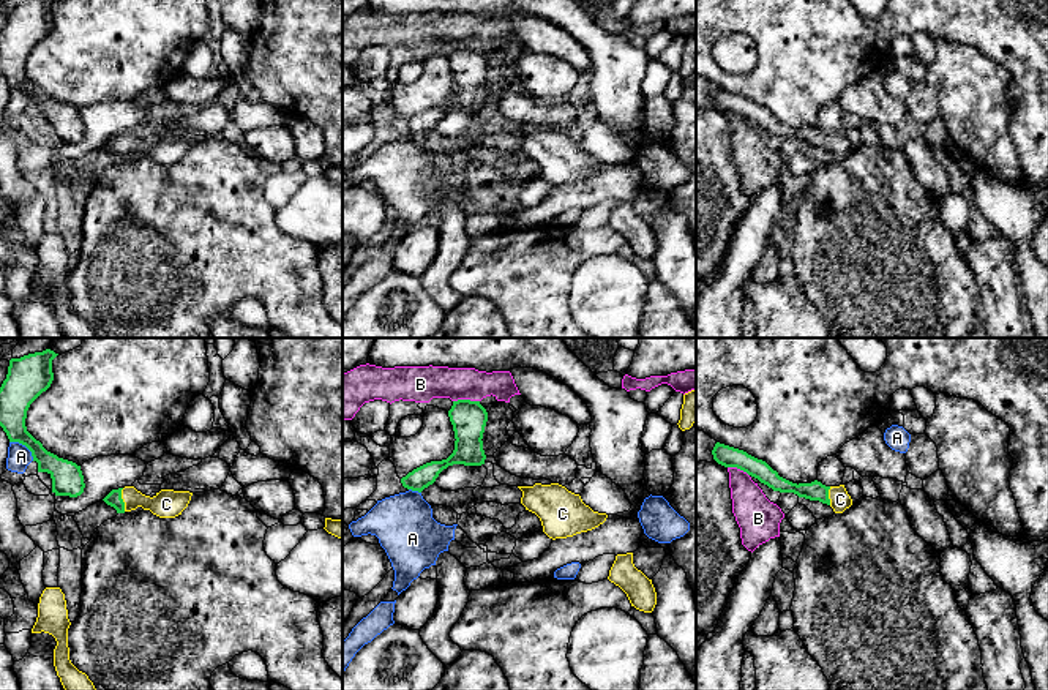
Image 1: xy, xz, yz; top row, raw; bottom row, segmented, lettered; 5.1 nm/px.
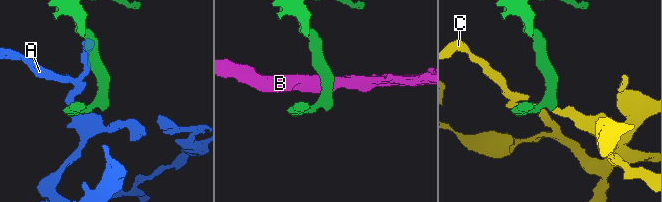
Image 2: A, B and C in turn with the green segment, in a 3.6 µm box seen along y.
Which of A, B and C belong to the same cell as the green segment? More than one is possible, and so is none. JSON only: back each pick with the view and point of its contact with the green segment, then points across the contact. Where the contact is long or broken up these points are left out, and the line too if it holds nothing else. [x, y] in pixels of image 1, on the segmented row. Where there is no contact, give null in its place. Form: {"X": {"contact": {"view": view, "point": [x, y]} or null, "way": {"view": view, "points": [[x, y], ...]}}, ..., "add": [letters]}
{"C": {"contact": {"view": "xy", "point": [122, 499]}, "way": {"view": "xy", "points": [[114, 498], [122, 499], [166, 504]]}}, "add": ["C"]}

